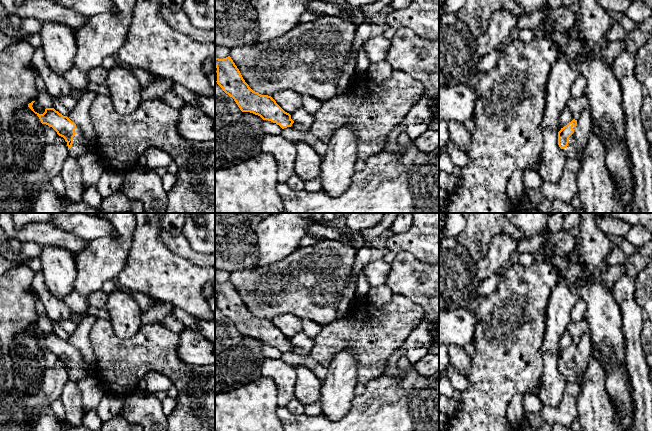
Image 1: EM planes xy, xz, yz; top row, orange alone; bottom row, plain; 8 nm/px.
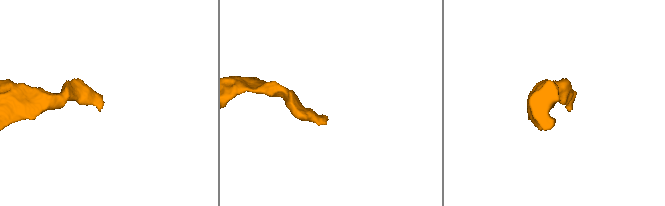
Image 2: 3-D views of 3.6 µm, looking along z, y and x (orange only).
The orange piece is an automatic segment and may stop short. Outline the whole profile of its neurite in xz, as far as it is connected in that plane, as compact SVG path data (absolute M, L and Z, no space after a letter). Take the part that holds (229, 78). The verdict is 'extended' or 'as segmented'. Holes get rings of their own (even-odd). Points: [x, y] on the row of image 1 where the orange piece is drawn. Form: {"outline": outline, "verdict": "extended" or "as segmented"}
{"outline": "M230 56L219 59L215 57L215 66L217 68L217 84L223 91L234 99L242 112L250 112L260 116L263 120L268 120L279 125L282 129L291 127L294 121L291 115L285 112L276 101L268 95L261 95L253 91L243 79L239 69Z", "verdict": "as segmented"}

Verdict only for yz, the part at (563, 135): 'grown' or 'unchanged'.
grown

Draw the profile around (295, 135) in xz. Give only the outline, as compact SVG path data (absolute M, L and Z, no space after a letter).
M287 127L282 129L281 135L293 142L301 141L307 143L320 155L321 158L326 154L327 144L311 134L309 130Z

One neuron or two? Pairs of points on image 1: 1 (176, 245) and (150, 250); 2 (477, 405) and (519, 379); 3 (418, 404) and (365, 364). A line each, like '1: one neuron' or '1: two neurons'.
1: two neurons
2: one neuron
3: two neurons

